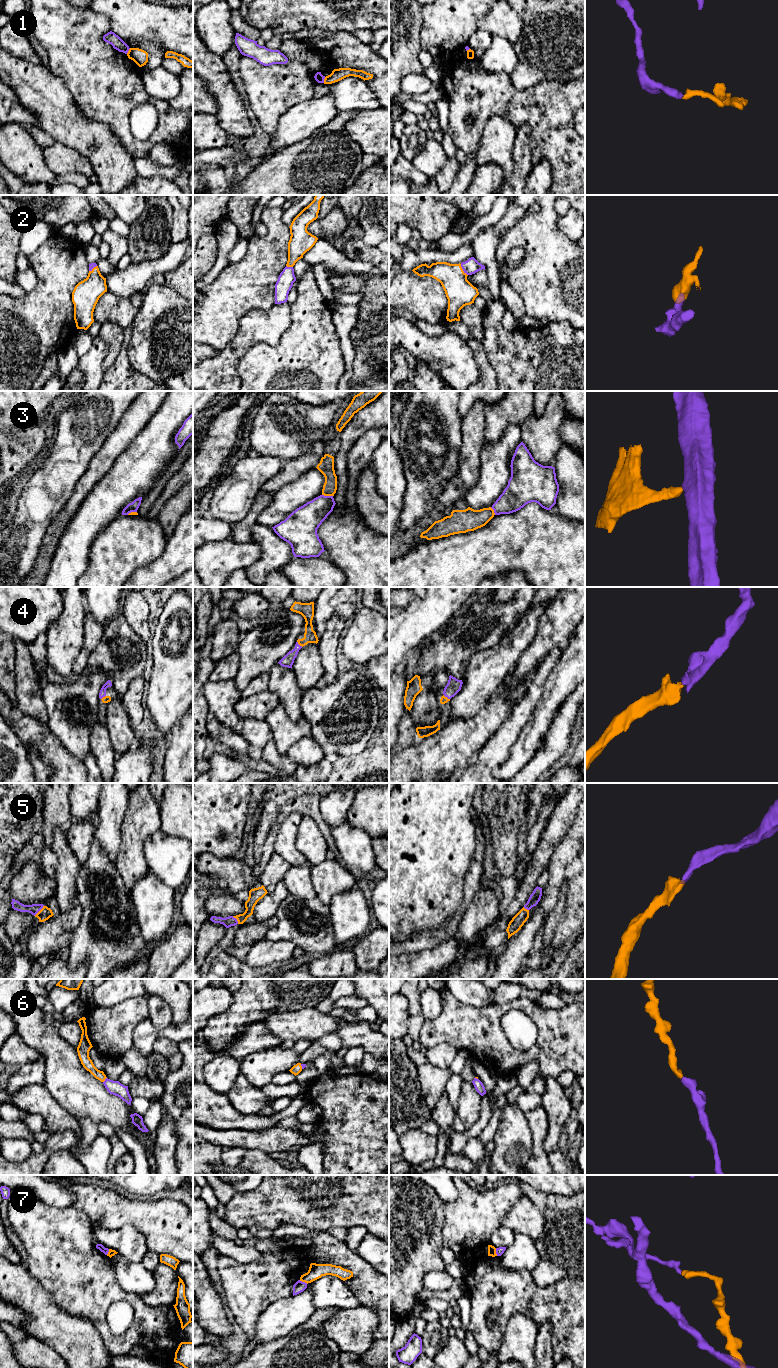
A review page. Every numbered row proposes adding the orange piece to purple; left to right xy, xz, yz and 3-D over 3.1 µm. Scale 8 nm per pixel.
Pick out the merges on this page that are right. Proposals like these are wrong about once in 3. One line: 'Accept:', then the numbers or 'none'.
Accept: 2, 4, 5, 6

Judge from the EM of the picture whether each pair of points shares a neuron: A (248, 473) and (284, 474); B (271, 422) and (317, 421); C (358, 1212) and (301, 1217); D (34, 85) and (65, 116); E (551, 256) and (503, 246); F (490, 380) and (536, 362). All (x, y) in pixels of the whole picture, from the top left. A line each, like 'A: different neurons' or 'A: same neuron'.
A: different neurons
B: same neuron
C: same neuron
D: same neuron
E: same neuron
F: different neurons

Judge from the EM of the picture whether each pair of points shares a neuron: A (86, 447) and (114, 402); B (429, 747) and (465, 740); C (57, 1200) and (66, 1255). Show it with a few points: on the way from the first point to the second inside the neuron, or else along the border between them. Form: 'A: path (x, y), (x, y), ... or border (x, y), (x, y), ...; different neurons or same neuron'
A: path (86, 436), (86, 430), (103, 413); same neuron
B: path (438, 747), (454, 747), (456, 745); same neuron
C: border (40, 1199), (52, 1206), (72, 1206); different neurons

